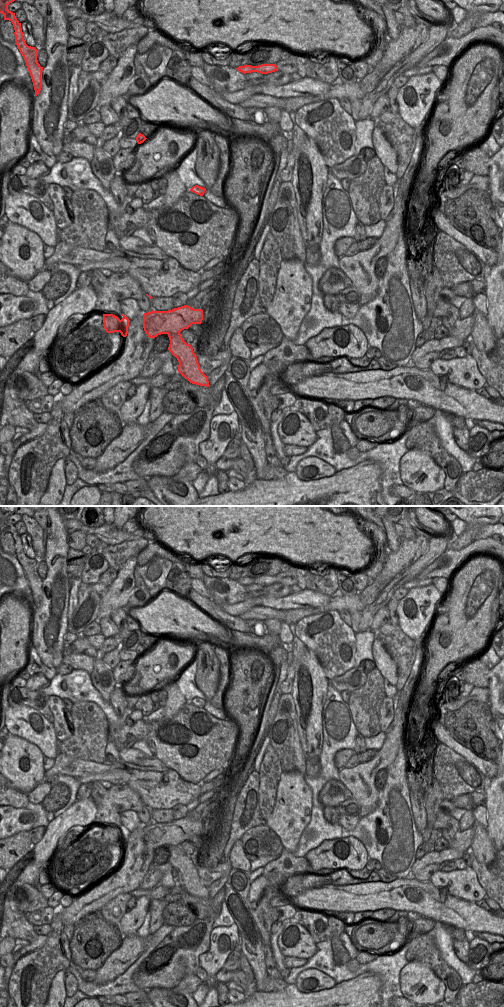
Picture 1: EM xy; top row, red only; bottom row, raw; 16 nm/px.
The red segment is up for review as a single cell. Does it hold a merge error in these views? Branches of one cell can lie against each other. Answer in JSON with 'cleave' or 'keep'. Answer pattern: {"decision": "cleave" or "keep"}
{"decision": "cleave"}

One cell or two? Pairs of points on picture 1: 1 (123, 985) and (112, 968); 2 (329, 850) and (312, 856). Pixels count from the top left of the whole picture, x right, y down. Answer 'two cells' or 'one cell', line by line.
1: two cells
2: one cell

